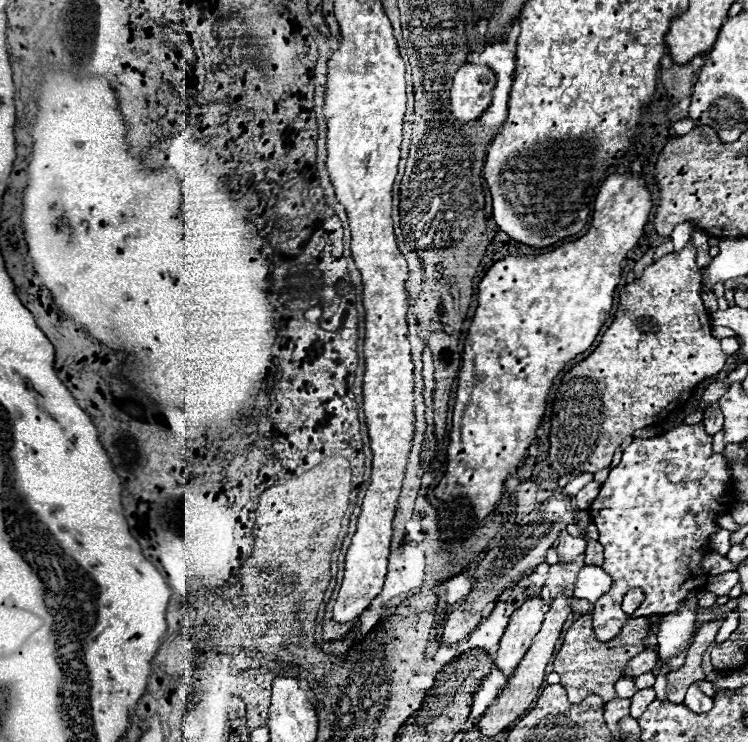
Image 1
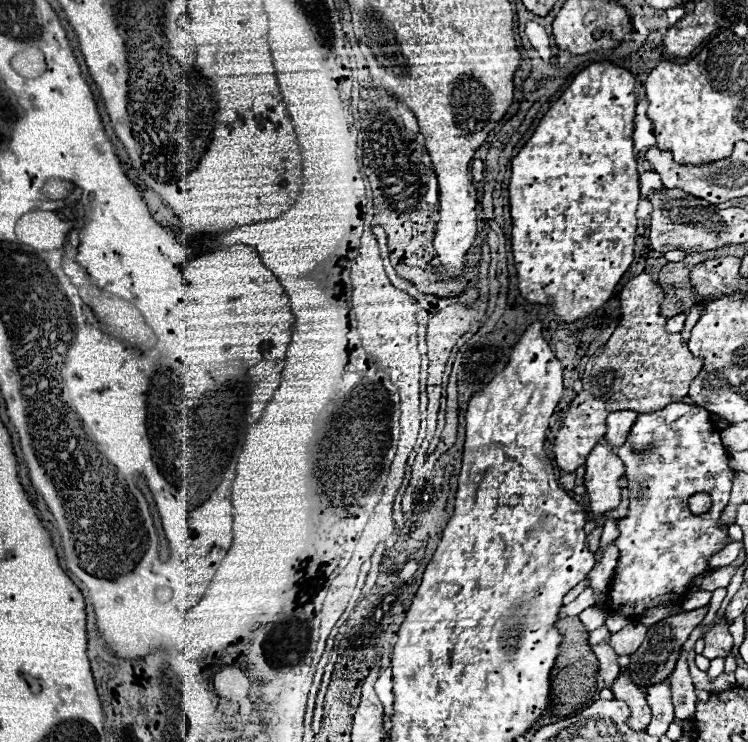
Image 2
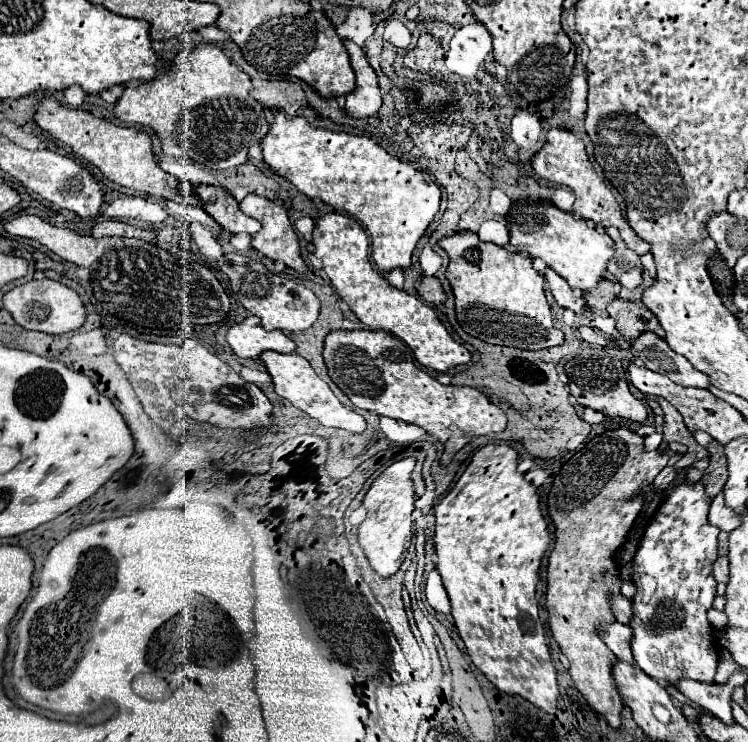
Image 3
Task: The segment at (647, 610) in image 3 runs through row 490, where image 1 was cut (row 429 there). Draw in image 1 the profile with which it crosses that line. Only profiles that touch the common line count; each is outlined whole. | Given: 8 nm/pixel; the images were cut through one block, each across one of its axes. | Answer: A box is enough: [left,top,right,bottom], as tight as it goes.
[590,424,732,640]

